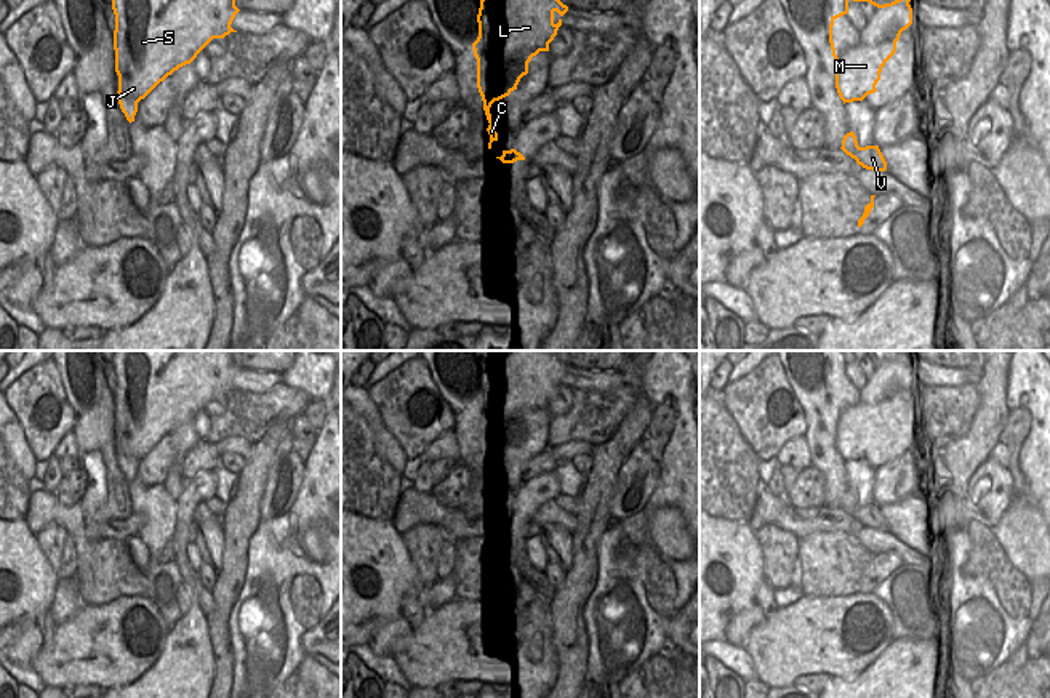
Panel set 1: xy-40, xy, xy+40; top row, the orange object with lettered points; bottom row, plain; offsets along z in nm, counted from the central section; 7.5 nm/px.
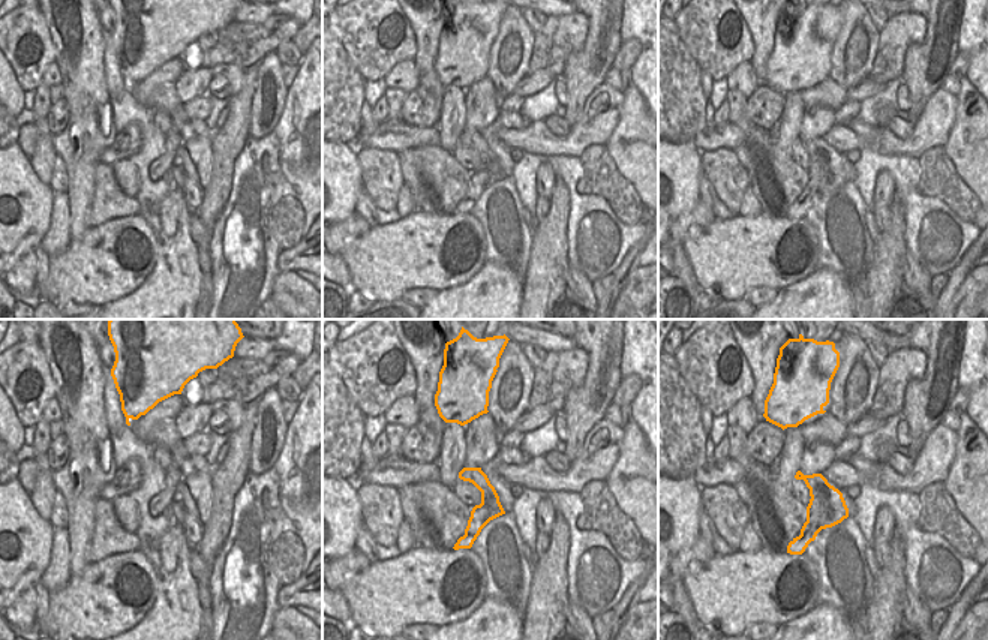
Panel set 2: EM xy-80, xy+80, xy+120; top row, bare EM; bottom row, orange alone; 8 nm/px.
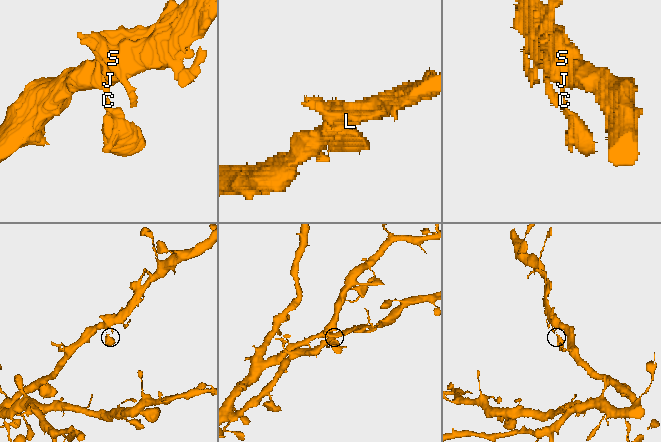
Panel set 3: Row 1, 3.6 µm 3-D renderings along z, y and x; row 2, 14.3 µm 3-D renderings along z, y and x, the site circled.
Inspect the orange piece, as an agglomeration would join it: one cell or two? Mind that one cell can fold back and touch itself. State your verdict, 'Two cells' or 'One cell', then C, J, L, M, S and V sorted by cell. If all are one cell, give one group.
One cell. Groups: C J L M S V.

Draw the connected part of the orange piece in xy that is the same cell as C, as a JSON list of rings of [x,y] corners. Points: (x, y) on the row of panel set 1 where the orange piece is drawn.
[[[480,0],[479,37],[472,50],[477,59],[477,88],[490,123],[488,149],[498,141],[490,107],[517,90],[533,56],[549,51],[549,43],[562,26],[562,19],[554,22],[555,11],[563,16],[568,6],[560,0]]]

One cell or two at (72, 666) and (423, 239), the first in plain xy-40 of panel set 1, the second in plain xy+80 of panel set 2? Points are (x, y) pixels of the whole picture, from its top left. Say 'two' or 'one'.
one

